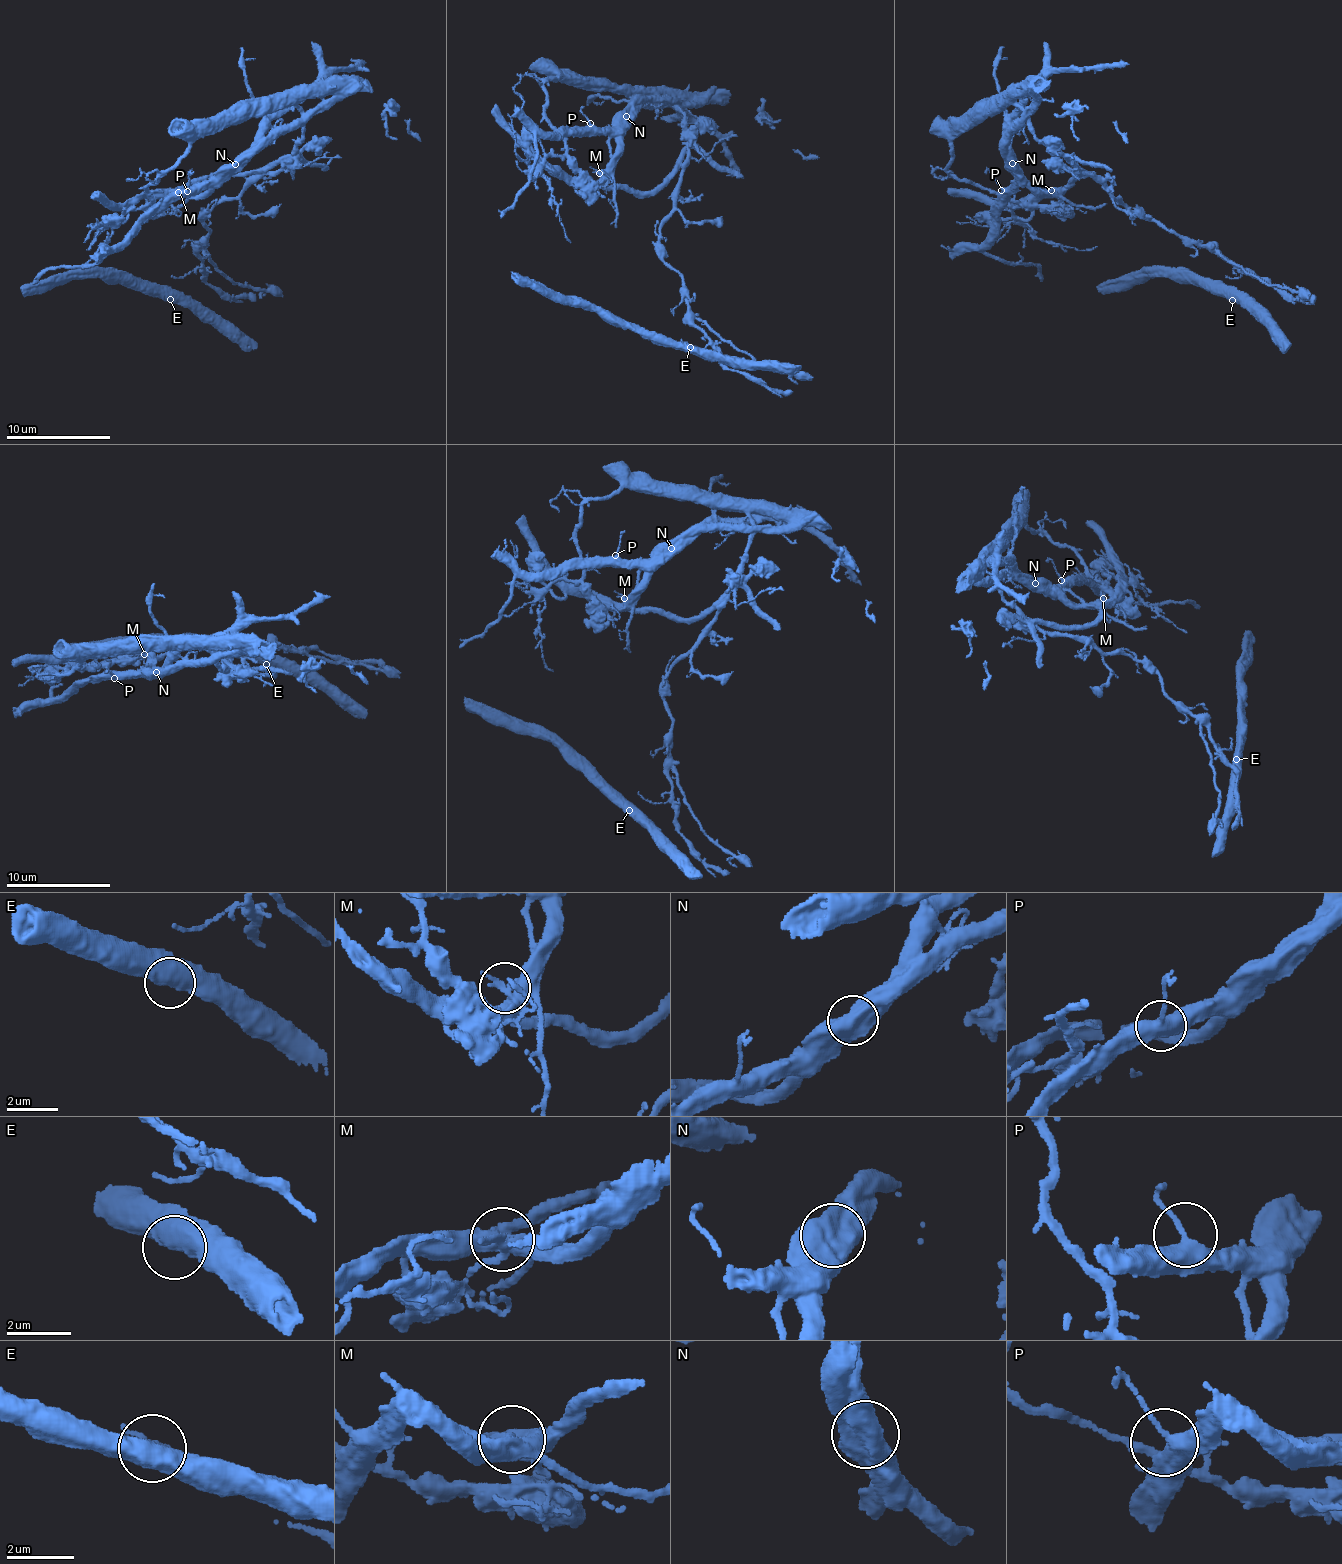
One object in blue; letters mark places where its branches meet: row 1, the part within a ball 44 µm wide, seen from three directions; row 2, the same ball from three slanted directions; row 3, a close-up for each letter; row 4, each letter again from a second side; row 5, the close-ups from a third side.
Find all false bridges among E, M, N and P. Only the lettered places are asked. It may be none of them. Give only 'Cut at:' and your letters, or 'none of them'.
Cut at: M, N

